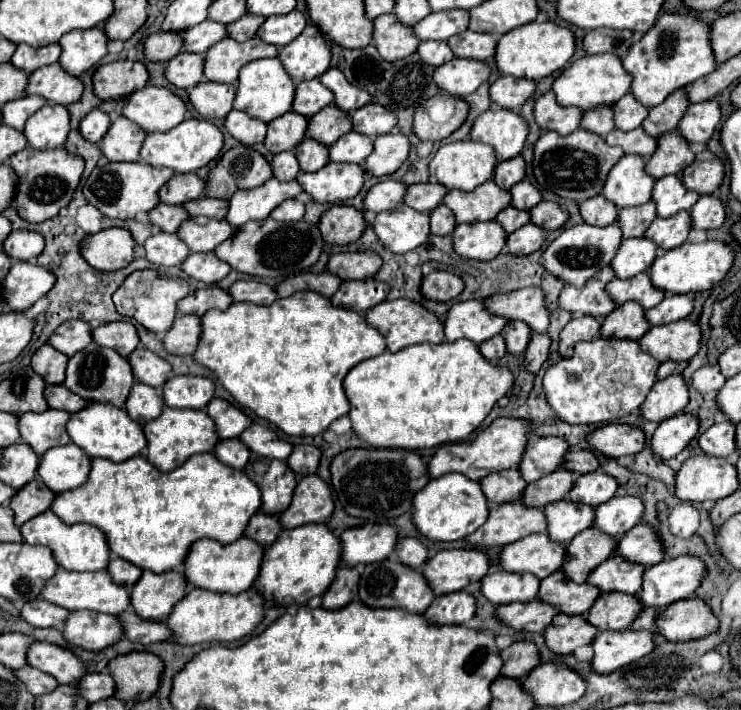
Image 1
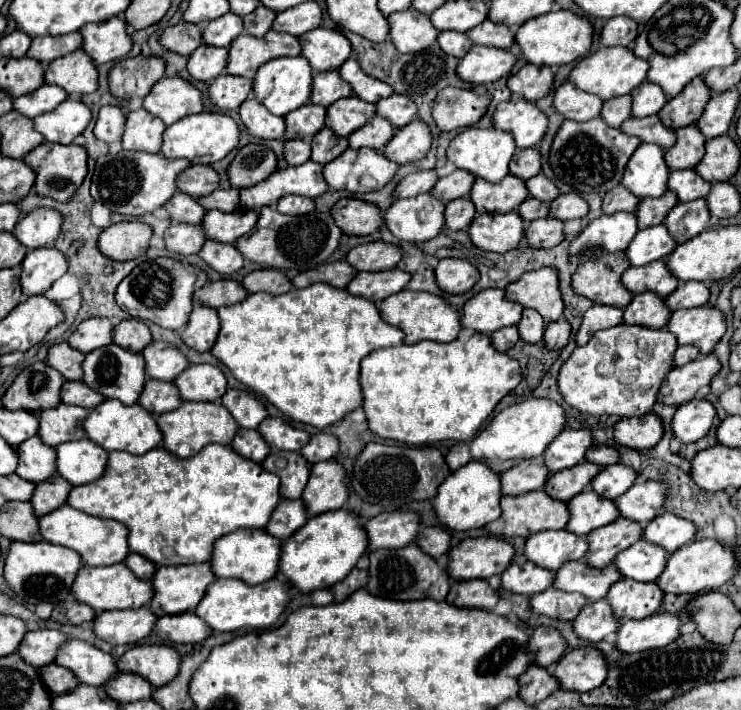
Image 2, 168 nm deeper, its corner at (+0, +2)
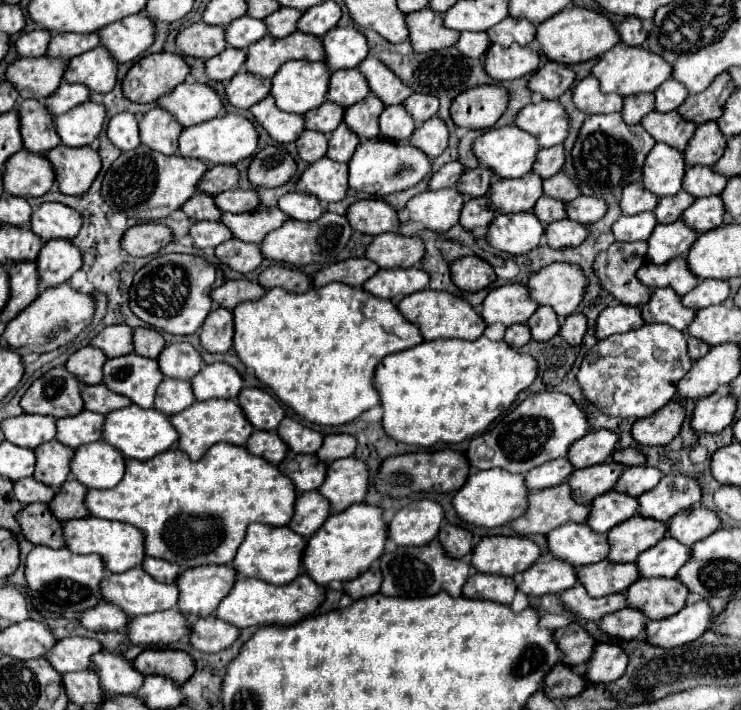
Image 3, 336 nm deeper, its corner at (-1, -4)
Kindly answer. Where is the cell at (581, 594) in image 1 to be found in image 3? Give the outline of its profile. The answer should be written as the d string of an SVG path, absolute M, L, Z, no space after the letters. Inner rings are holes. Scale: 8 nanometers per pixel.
M608 560L578 568L578 582L594 598L624 592L638 580L636 564L614 564Z

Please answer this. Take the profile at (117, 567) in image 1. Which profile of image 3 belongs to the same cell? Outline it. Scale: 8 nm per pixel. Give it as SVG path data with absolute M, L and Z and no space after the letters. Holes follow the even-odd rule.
M146 556L144 562L142 562L142 570L148 572L156 582L164 582L164 584L174 584L176 576L178 576L178 566L176 564L170 564L166 560L160 560L160 558L150 558Z

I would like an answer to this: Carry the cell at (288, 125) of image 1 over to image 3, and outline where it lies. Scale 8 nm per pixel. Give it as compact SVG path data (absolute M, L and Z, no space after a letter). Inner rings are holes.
M324 102L322 106L306 112L304 114L304 122L306 122L308 130L330 134L342 122L342 116L344 116L344 108L342 106L332 104L332 102Z

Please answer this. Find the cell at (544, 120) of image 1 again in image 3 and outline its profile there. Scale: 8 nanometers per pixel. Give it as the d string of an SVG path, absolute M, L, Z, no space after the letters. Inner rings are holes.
M594 76L580 80L572 88L572 102L578 110L582 110L584 114L590 114L590 116L612 114L612 112L620 112L620 108L622 108L622 96L602 94Z

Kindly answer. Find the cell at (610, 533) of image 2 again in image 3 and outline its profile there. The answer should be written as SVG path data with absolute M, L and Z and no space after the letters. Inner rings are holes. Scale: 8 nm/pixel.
M632 516L630 520L614 526L608 532L608 560L612 562L634 562L638 554L652 548L658 540L666 536L666 524L648 520L642 516Z

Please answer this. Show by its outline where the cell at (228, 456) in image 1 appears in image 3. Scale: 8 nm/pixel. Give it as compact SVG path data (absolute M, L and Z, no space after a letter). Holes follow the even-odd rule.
M256 430L252 432L252 436L248 438L248 444L246 444L246 450L254 456L260 456L272 464L278 464L288 448L286 444L278 438L276 432L266 432L266 430Z

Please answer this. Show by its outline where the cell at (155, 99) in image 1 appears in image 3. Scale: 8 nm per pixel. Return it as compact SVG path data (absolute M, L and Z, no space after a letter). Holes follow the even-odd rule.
M196 82L178 84L170 94L158 98L158 106L170 112L182 128L206 122L222 112L218 94L210 86Z

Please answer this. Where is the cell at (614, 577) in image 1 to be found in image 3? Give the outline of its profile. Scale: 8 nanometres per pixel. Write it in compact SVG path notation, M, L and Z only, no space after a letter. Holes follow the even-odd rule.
M664 536L656 546L648 548L636 558L640 578L674 578L680 566L690 558L690 548Z

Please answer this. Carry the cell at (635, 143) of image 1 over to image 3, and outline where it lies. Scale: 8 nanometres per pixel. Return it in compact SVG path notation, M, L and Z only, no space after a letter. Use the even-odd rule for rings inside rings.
M650 112L648 116L644 116L644 120L640 122L644 126L644 130L656 140L656 142L664 142L664 144L672 144L676 146L680 152L686 148L686 142L692 138L696 124L686 122L678 116L678 112L668 112L668 114L660 114L660 112Z

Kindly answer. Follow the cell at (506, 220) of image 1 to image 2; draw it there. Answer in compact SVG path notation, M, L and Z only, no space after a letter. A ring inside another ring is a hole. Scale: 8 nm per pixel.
M527 198L521 206L519 206L519 214L525 218L525 222L531 222L535 218L543 218L549 214L549 206L543 204L541 200L535 198Z

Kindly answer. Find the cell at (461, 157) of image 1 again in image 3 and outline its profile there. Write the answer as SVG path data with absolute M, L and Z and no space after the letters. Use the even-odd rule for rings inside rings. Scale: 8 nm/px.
M516 126L490 128L472 144L480 164L492 168L494 178L520 178L532 170L538 152L536 138Z

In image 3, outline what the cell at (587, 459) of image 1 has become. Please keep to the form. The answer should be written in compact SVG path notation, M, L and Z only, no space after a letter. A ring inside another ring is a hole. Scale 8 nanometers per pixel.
M618 448L618 450L614 450L612 460L622 466L638 466L638 464L646 462L646 458L636 448L622 448L622 450Z

